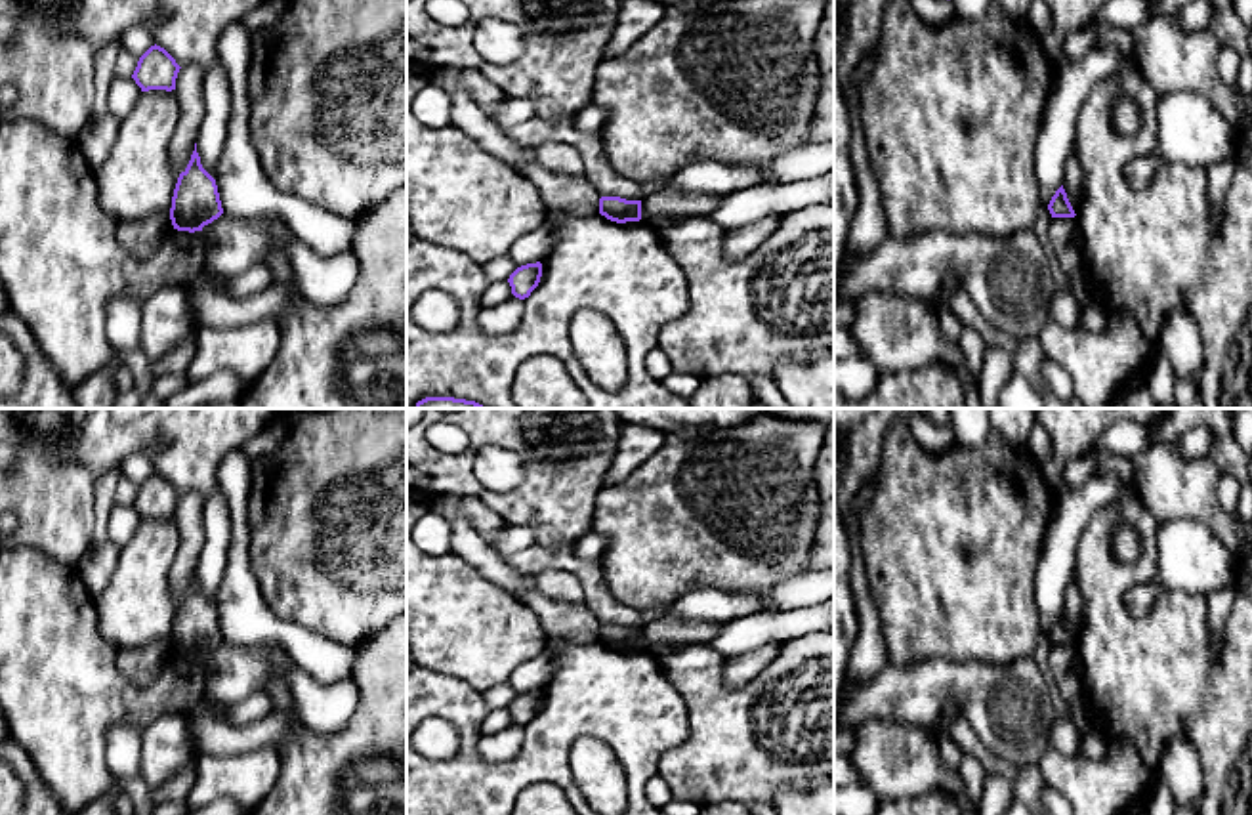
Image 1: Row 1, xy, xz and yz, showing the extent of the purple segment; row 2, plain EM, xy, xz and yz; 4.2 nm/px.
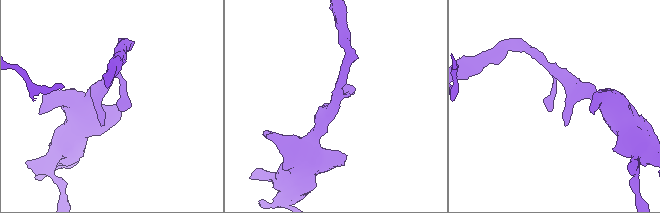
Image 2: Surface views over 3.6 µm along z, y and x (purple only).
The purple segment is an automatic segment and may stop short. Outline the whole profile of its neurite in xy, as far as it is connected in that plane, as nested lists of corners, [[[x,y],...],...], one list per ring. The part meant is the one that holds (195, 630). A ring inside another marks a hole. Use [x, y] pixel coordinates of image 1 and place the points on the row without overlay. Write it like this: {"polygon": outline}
{"polygon": [[[197,571],[195,578],[191,582],[191,588],[187,596],[179,601],[174,624],[172,624],[172,636],[170,636],[170,647],[174,657],[177,658],[202,658],[204,653],[212,651],[223,641],[219,620],[216,607],[202,596],[200,584],[197,580]]]}

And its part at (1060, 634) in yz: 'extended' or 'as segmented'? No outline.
as segmented

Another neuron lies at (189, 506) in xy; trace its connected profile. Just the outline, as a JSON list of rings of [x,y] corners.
[[[187,492],[181,494],[176,506],[176,521],[181,534],[181,544],[174,565],[168,575],[170,594],[179,603],[185,599],[191,582],[195,578],[197,561],[200,557],[202,542],[204,542],[204,527],[202,527],[202,506],[204,496]]]

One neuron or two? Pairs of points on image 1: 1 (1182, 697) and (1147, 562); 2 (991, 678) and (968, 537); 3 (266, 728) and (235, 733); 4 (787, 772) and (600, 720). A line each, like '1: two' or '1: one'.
1: one
2: two
3: one
4: two

